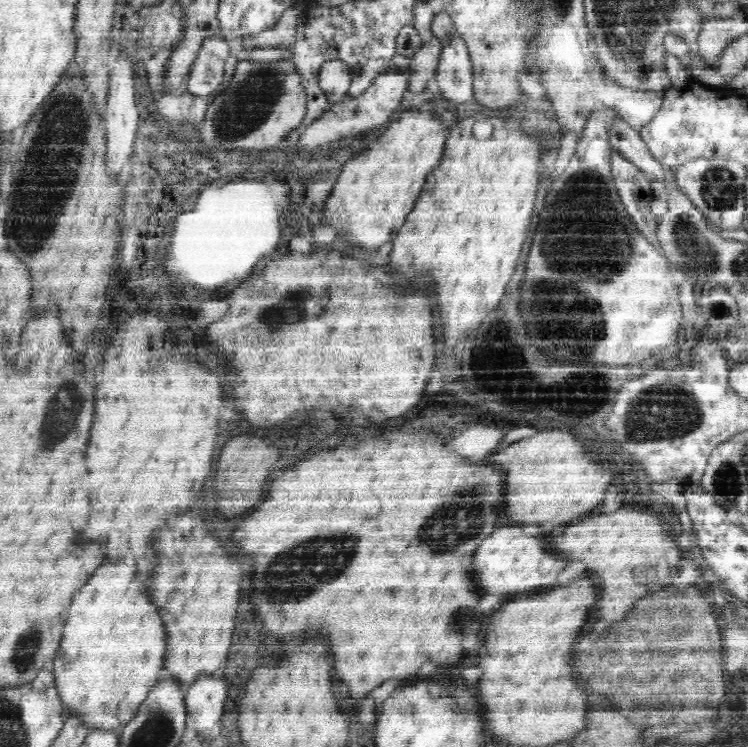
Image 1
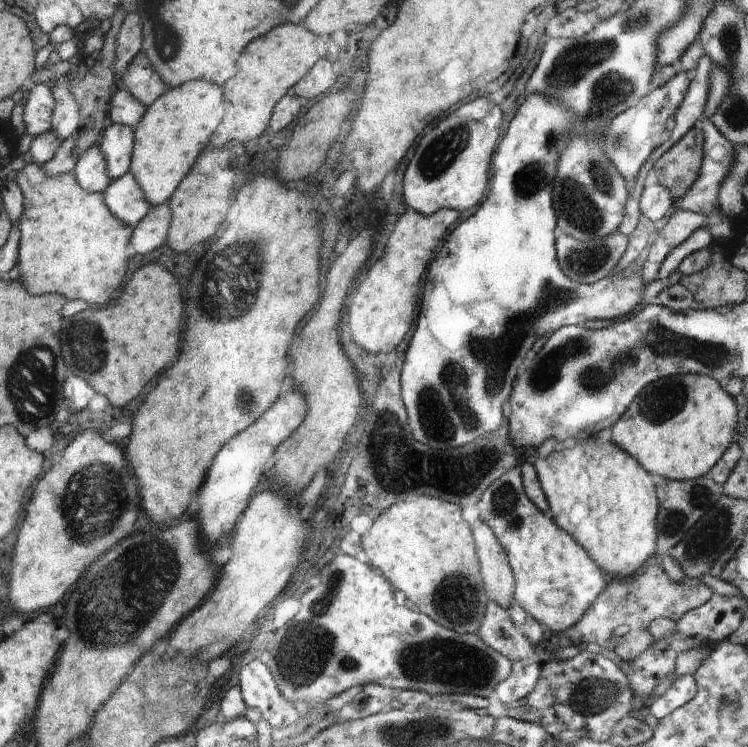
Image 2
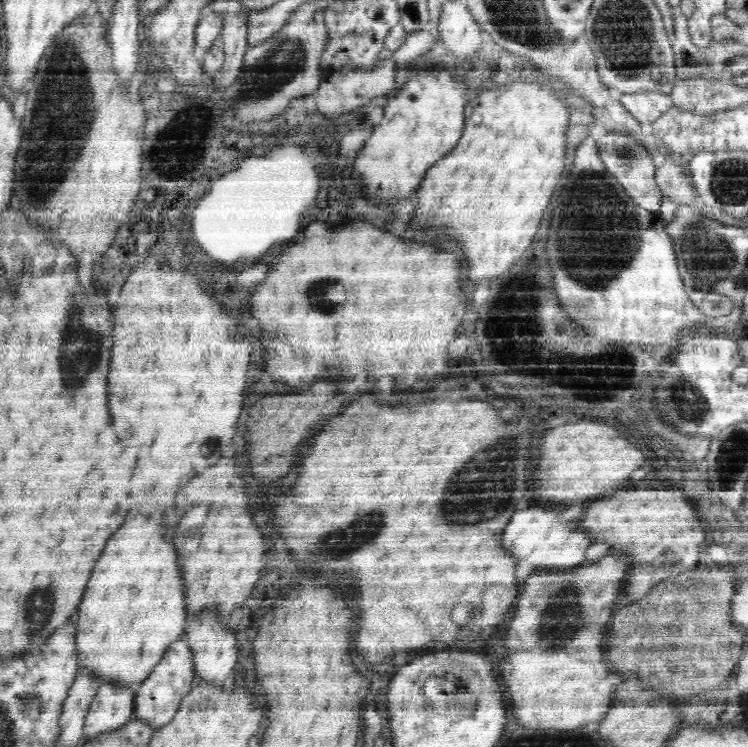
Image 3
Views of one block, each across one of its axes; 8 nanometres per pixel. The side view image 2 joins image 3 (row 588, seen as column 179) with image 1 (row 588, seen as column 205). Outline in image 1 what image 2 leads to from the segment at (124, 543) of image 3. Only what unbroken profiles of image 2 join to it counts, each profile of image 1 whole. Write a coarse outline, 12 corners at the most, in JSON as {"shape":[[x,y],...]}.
{"shape":[[132,552],[74,596],[51,667],[66,717],[121,731],[163,677]]}

